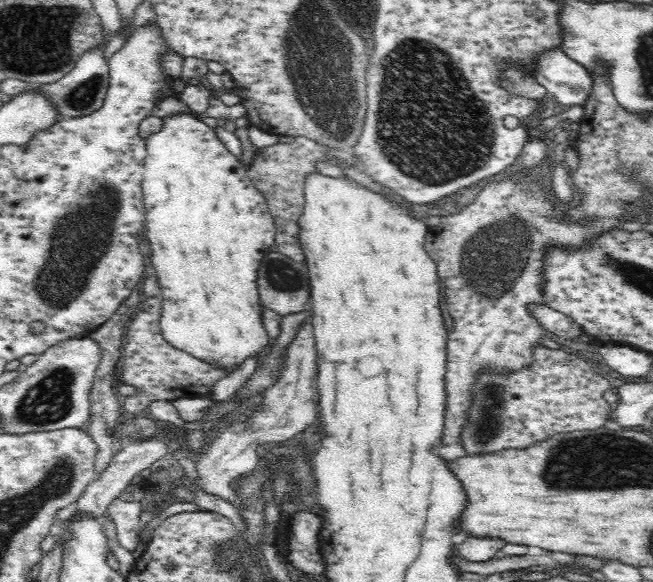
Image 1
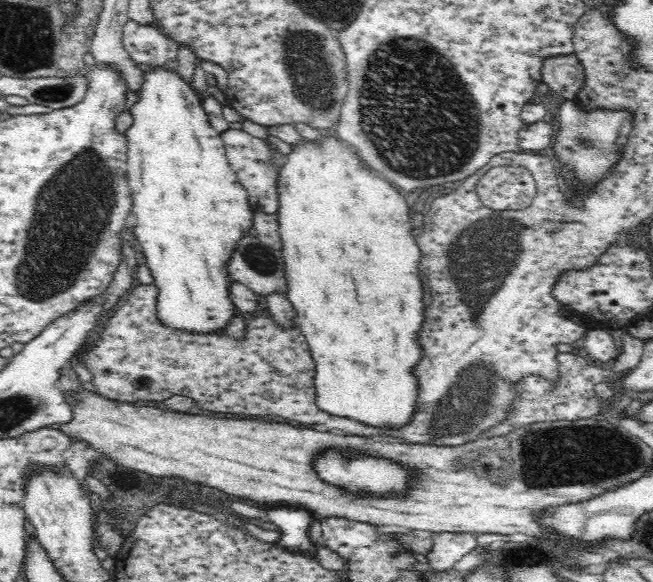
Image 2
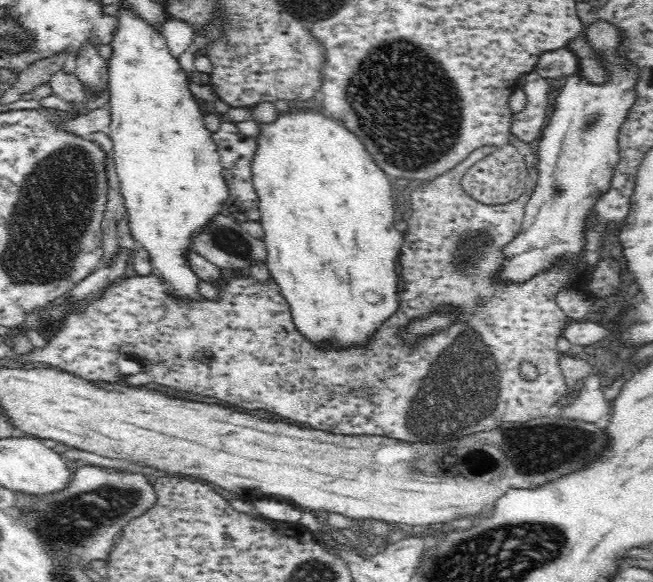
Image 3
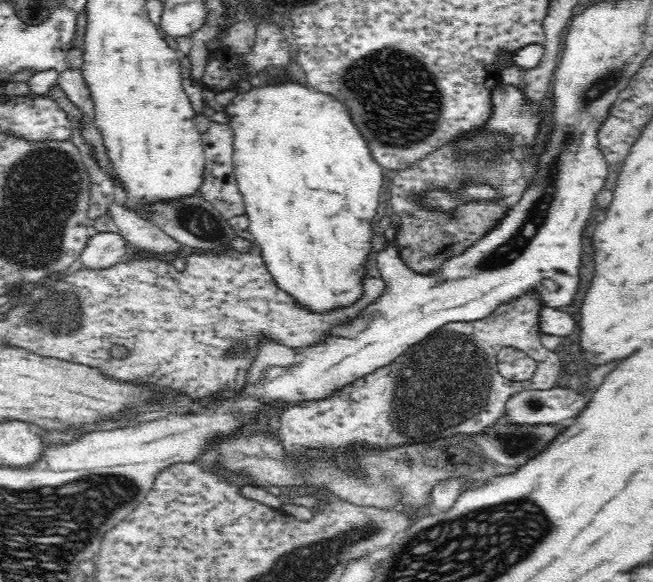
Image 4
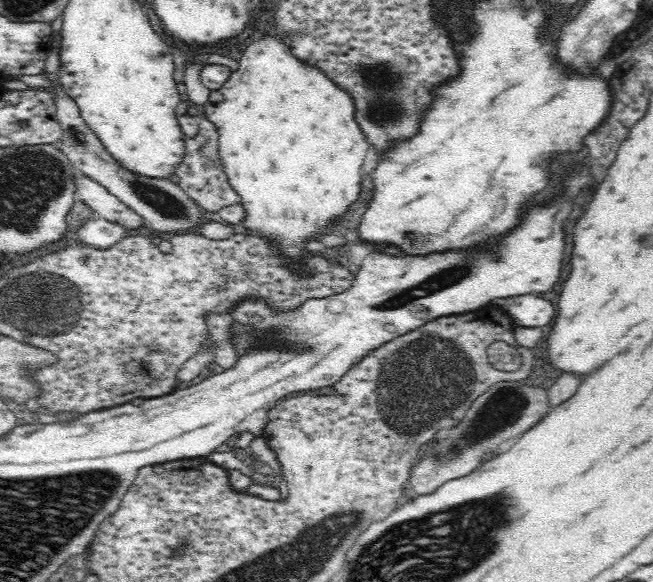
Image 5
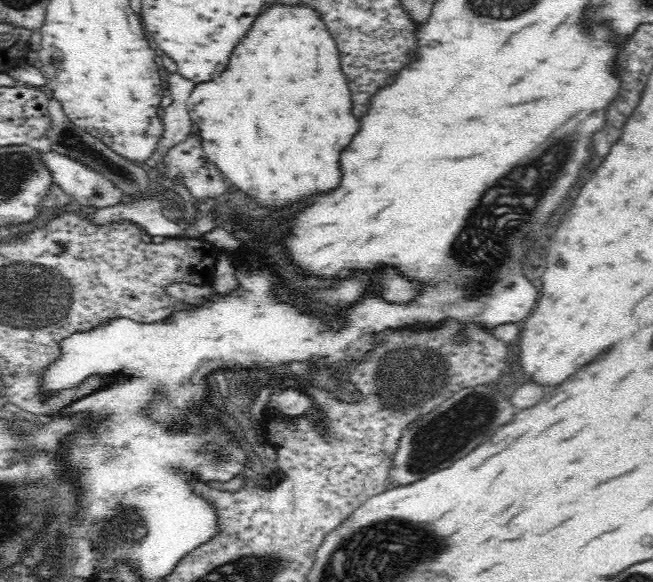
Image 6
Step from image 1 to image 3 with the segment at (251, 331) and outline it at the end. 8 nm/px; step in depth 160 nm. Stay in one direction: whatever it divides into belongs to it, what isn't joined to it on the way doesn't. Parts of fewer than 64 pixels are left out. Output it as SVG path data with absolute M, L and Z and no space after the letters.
M121 3L113 12L113 22L115 25L111 28L111 33L108 36L108 46L112 48L112 54L105 60L105 72L107 72L107 79L105 80L105 88L108 90L108 106L109 123L106 133L112 140L112 156L114 156L114 168L120 181L120 190L124 197L124 204L129 216L128 226L132 236L137 240L138 244L142 245L148 253L152 261L153 269L160 272L160 277L166 279L166 283L172 285L172 289L178 293L195 293L200 291L198 288L198 276L196 276L192 269L185 262L183 254L188 247L191 247L189 240L194 233L197 233L216 213L225 212L222 209L223 202L227 199L227 188L221 173L222 166L219 161L219 154L212 140L211 133L205 127L203 121L203 110L196 103L196 97L191 93L188 85L188 79L184 70L178 63L176 58L170 52L165 38L161 35L159 27L148 23L144 17L138 15L138 11L134 11L128 3Z

